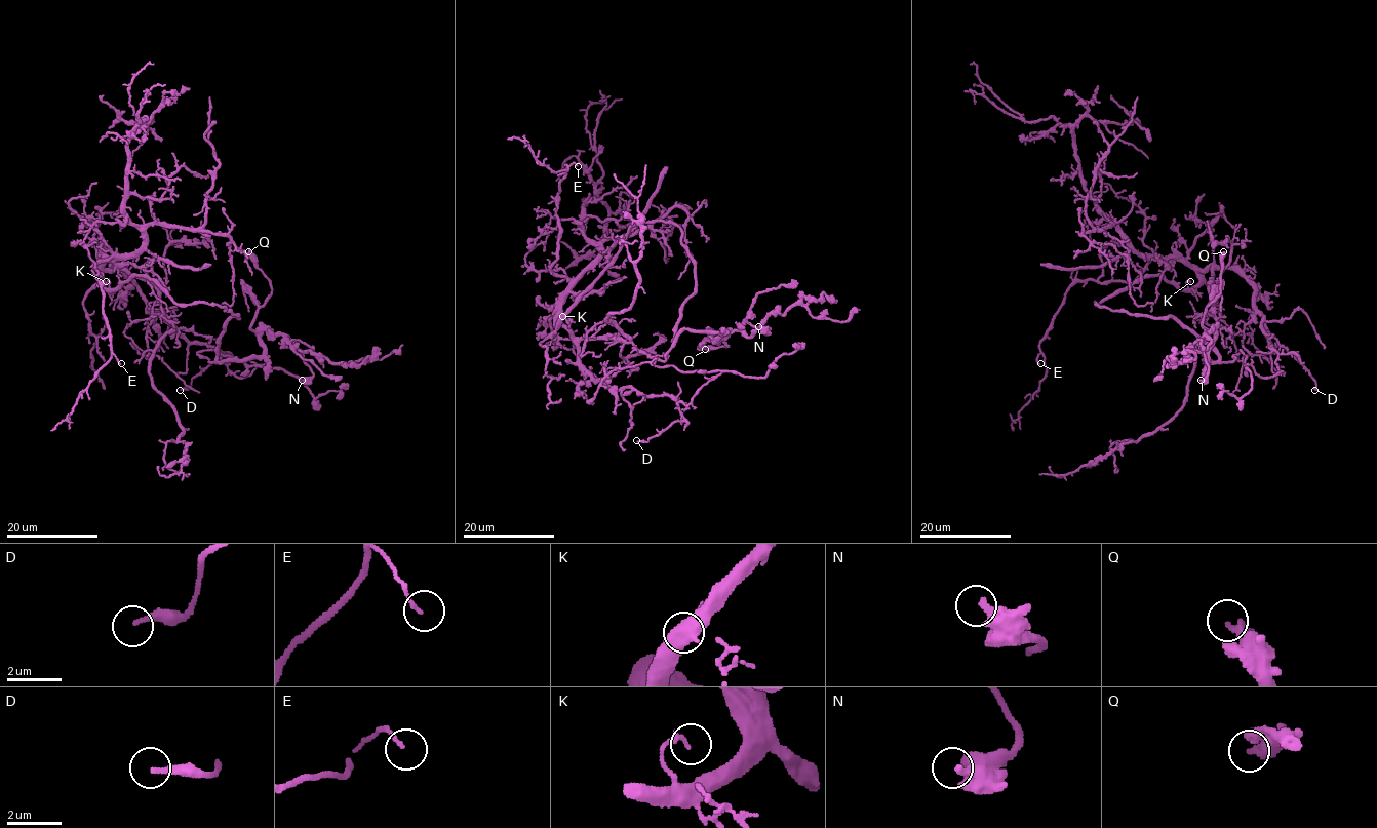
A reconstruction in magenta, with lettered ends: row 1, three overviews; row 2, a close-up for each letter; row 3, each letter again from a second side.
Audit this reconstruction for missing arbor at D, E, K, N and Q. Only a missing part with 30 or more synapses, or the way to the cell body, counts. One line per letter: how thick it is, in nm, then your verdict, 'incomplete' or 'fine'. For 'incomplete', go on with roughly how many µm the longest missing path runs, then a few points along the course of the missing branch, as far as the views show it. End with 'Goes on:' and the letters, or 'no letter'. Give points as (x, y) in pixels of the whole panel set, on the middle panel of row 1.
D: calibre 220 nm; fine
E: calibre 110 nm; fine
K: calibre 140 nm; fine
N: calibre 320 nm; fine
Q: calibre 300 nm; fine
Goes on: no letter

